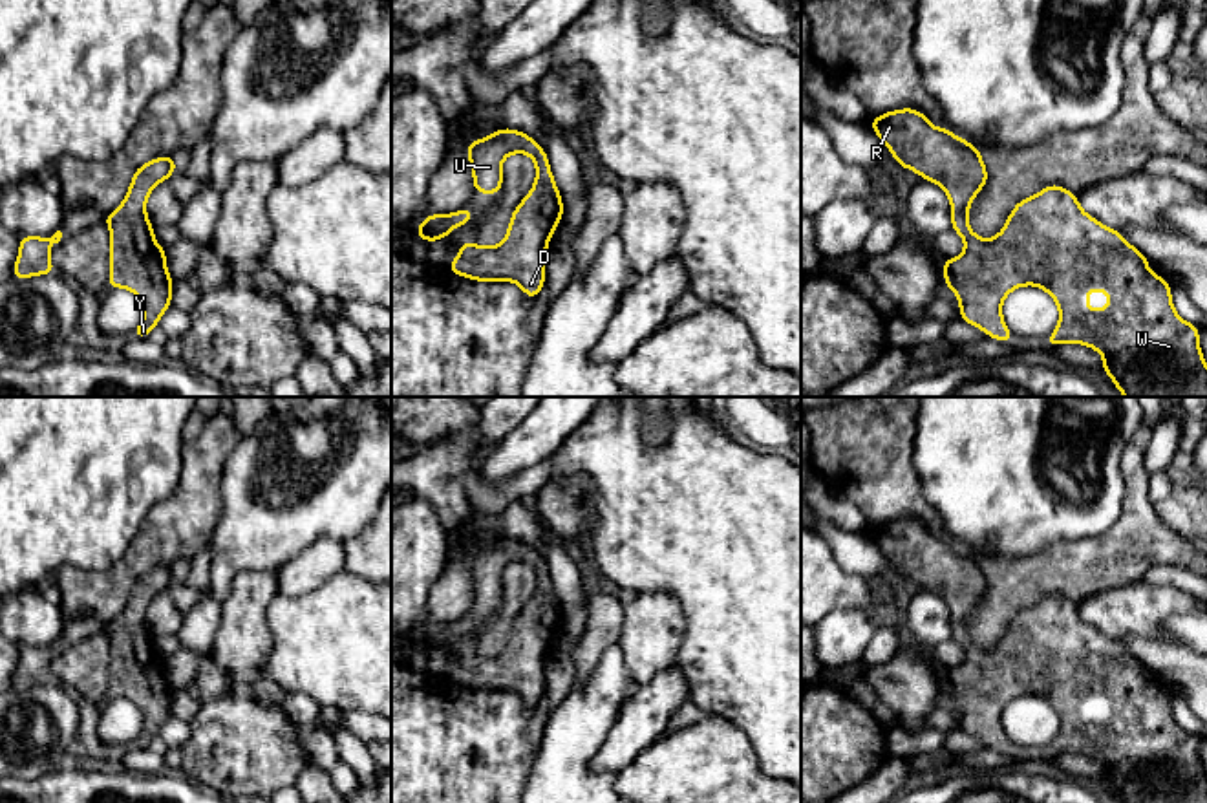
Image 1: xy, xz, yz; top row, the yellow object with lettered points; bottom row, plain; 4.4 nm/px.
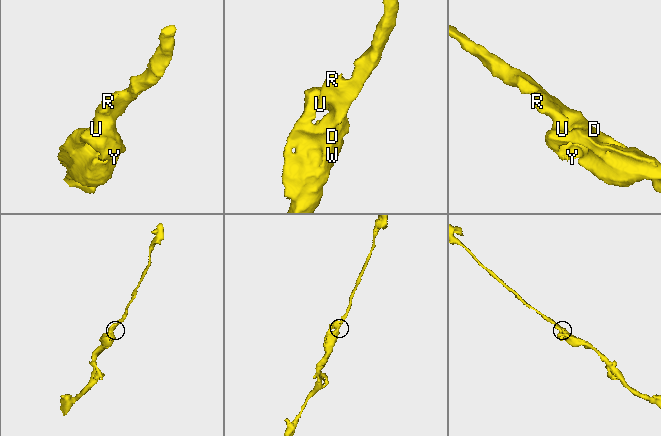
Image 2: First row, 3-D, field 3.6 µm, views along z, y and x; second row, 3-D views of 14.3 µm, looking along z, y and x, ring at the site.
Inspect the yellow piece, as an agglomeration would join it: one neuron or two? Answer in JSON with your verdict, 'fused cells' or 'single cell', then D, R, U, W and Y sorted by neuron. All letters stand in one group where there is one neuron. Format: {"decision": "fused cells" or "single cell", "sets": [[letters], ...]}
{"decision": "single cell", "sets": [["D", "R", "U", "W", "Y"]]}

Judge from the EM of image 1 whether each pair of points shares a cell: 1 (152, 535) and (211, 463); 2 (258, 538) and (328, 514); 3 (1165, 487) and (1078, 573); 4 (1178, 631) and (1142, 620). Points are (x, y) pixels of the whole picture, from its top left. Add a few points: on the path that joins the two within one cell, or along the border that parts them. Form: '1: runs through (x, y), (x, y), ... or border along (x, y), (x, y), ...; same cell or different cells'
1: runs through (170, 516), (198, 489), (200, 481); same cell
2: runs through (275, 522), (282, 514), (311, 514); same cell
3: border along (1147, 474), (1147, 491), (1154, 502); different cells
4: border along (1187, 611), (1178, 611), (1165, 622), (1167, 639); different cells

